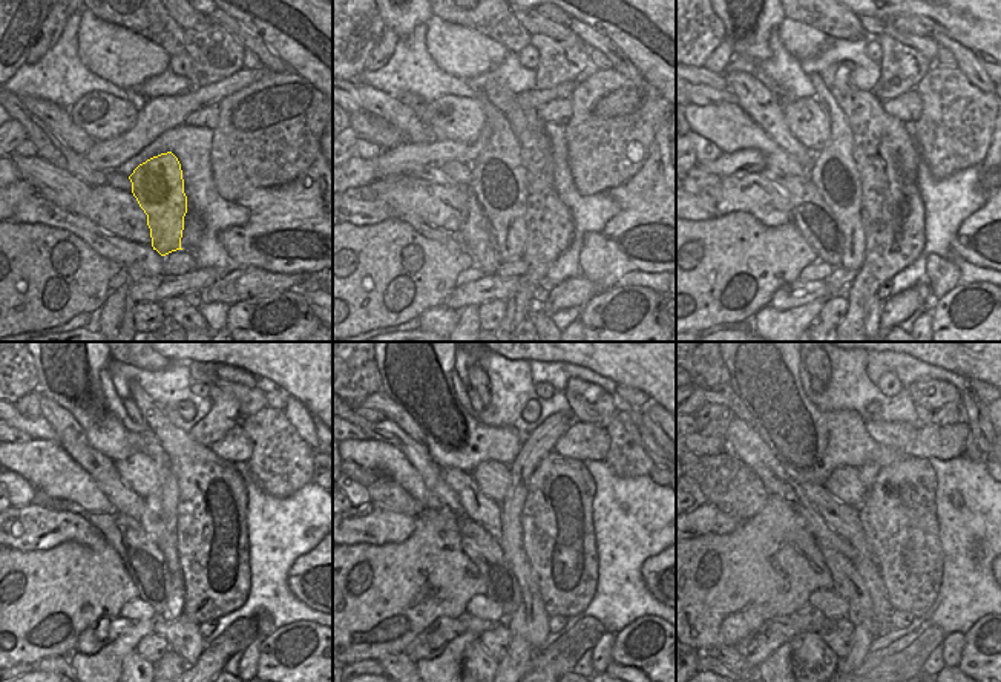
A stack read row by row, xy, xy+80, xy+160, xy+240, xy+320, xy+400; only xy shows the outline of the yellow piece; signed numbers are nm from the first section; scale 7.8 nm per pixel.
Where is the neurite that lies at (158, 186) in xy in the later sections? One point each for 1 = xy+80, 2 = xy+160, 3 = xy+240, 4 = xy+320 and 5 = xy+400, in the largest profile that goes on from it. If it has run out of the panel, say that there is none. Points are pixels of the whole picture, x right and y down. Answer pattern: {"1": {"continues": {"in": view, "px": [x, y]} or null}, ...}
{"1": {"continues": {"in": "xy+80", "px": [498, 180]}}, "2": {"continues": {"in": "xy+160", "px": [834, 172]}}, "3": {"continues": {"in": "xy+240", "px": [152, 520]}}, "4": {"continues": {"in": "xy+320", "px": [520, 652]}}, "5": {"continues": {"in": "xy+400", "px": [863, 639]}}}

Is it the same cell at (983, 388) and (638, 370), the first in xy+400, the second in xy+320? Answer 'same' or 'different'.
different

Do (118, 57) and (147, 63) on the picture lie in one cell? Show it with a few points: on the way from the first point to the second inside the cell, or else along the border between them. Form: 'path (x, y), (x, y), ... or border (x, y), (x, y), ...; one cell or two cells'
path (126, 59), (140, 60); one cell

